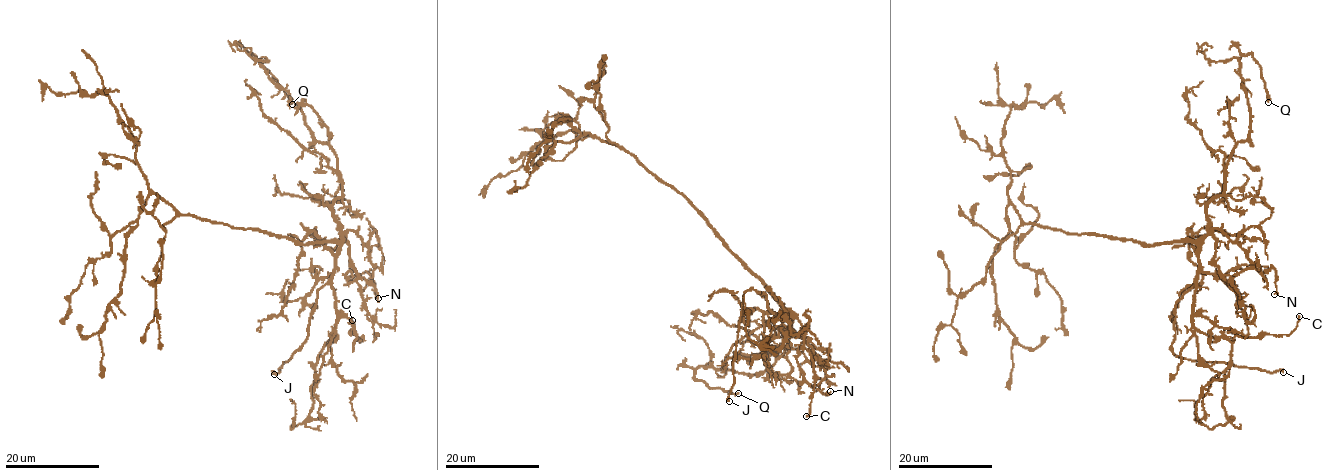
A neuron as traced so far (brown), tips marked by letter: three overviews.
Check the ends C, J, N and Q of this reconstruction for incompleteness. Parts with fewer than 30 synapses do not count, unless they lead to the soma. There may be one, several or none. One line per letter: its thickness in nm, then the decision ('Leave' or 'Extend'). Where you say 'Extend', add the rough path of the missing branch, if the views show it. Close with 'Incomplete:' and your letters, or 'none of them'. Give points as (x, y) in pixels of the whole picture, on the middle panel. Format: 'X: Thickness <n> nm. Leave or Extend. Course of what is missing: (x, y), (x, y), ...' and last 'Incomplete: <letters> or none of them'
C: Thickness 150 nm. Leave
J: Thickness 240 nm. Extend
N: Thickness 150 nm. Leave
Q: Thickness 170 nm. Leave
Incomplete: J

